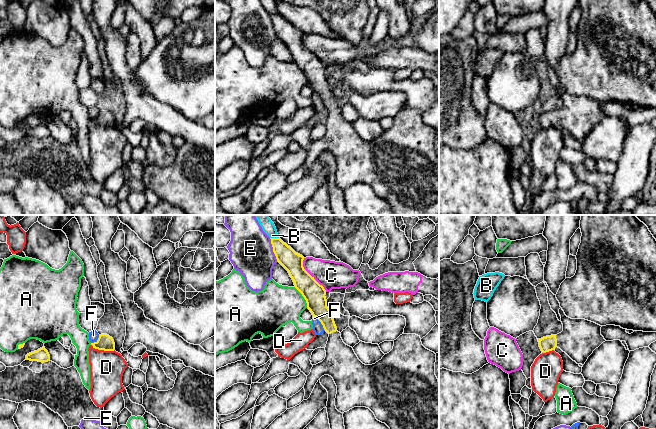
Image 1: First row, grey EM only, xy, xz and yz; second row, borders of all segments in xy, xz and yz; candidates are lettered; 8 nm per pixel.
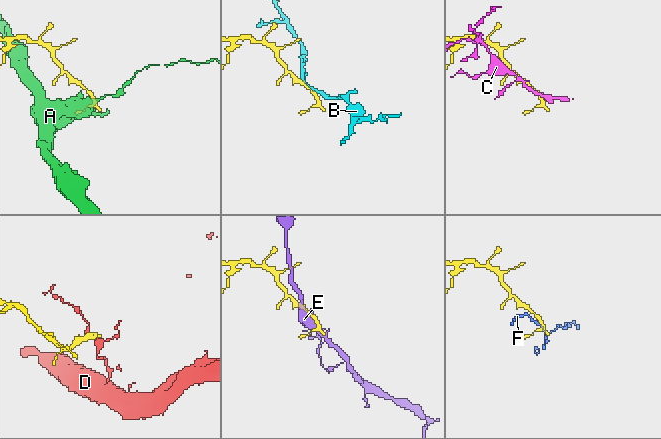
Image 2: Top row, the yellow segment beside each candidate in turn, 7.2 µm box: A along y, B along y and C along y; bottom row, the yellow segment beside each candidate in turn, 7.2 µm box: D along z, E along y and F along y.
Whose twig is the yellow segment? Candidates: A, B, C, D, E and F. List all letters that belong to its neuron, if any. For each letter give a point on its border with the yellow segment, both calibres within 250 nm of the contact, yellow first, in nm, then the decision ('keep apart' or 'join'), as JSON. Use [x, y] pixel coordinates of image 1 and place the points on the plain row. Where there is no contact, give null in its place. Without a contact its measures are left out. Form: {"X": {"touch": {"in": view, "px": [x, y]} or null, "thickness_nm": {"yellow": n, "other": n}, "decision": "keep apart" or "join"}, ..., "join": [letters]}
{"A": {"touch": {"in": "xz", "px": [303, 72]}, "thickness_nm": {"yellow": 170, "other": 340}, "decision": "keep apart"}, "B": {"touch": {"in": "xz", "px": [274, 14]}, "thickness_nm": {"yellow": 160, "other": 90}, "decision": "keep apart"}, "C": {"touch": {"in": "xz", "px": [310, 51]}, "thickness_nm": {"yellow": 170, "other": 220}, "decision": "keep apart"}, "D": {"touch": {"in": "xy", "px": [103, 125]}, "thickness_nm": {"yellow": 120, "other": 280}, "decision": "keep apart"}, "E": {"touch": {"in": "xz", "px": [273, 26]}, "thickness_nm": {"yellow": 160, "other": 360}, "decision": "keep apart"}, "F": {"touch": {"in": "xz", "px": [321, 99]}, "thickness_nm": {"yellow": 170, "other": 90}, "decision": "keep apart"}, "join": []}

